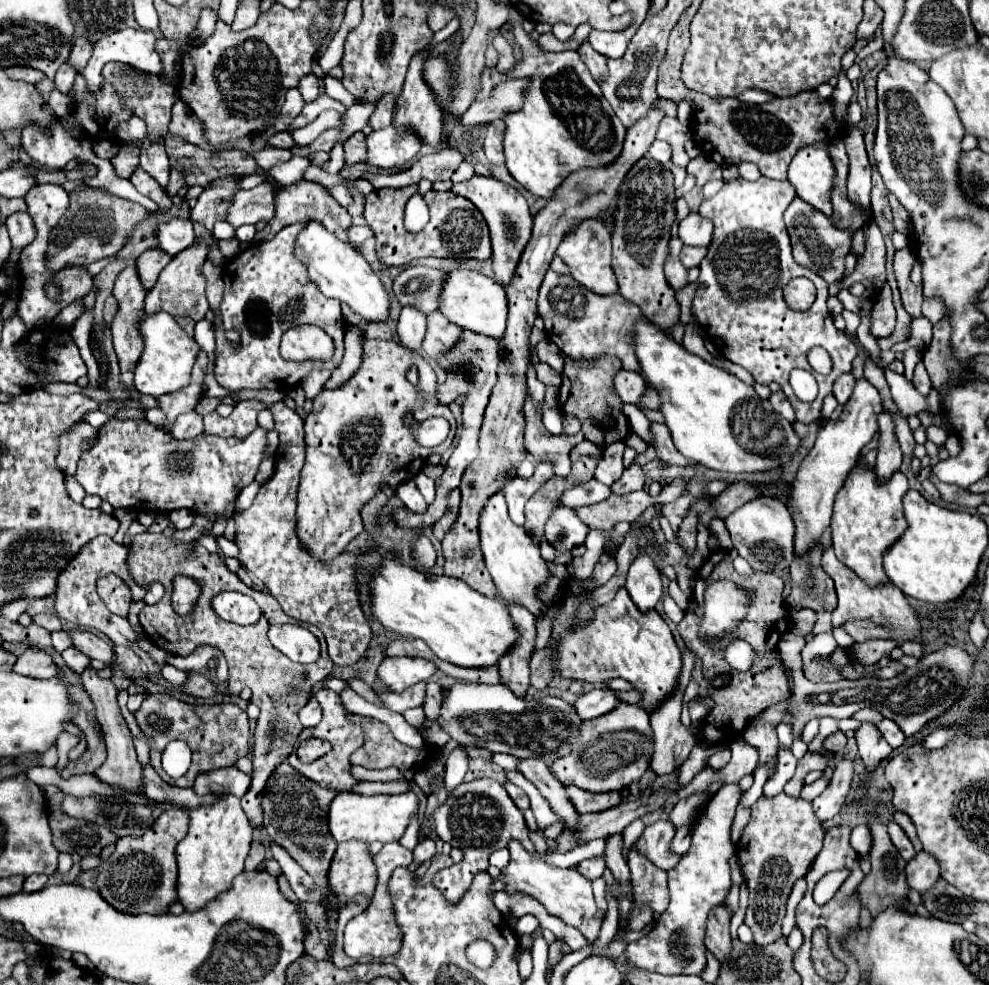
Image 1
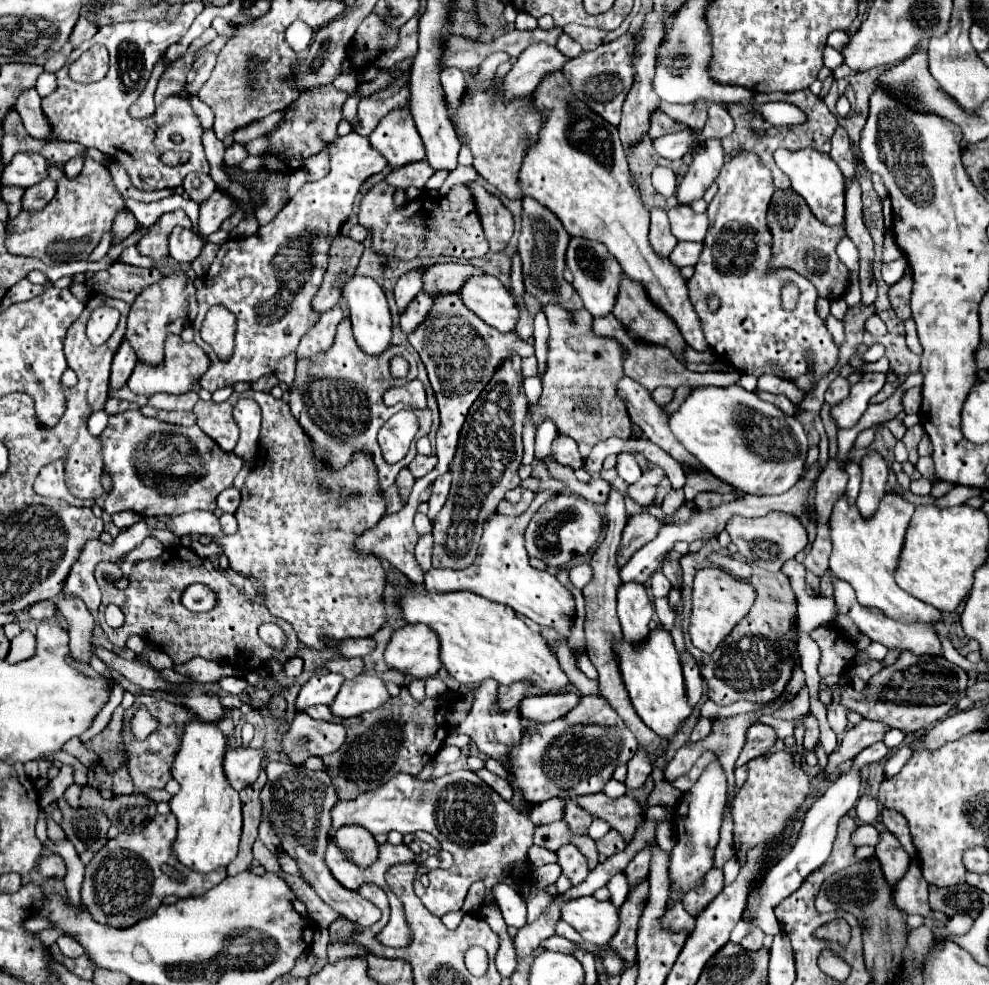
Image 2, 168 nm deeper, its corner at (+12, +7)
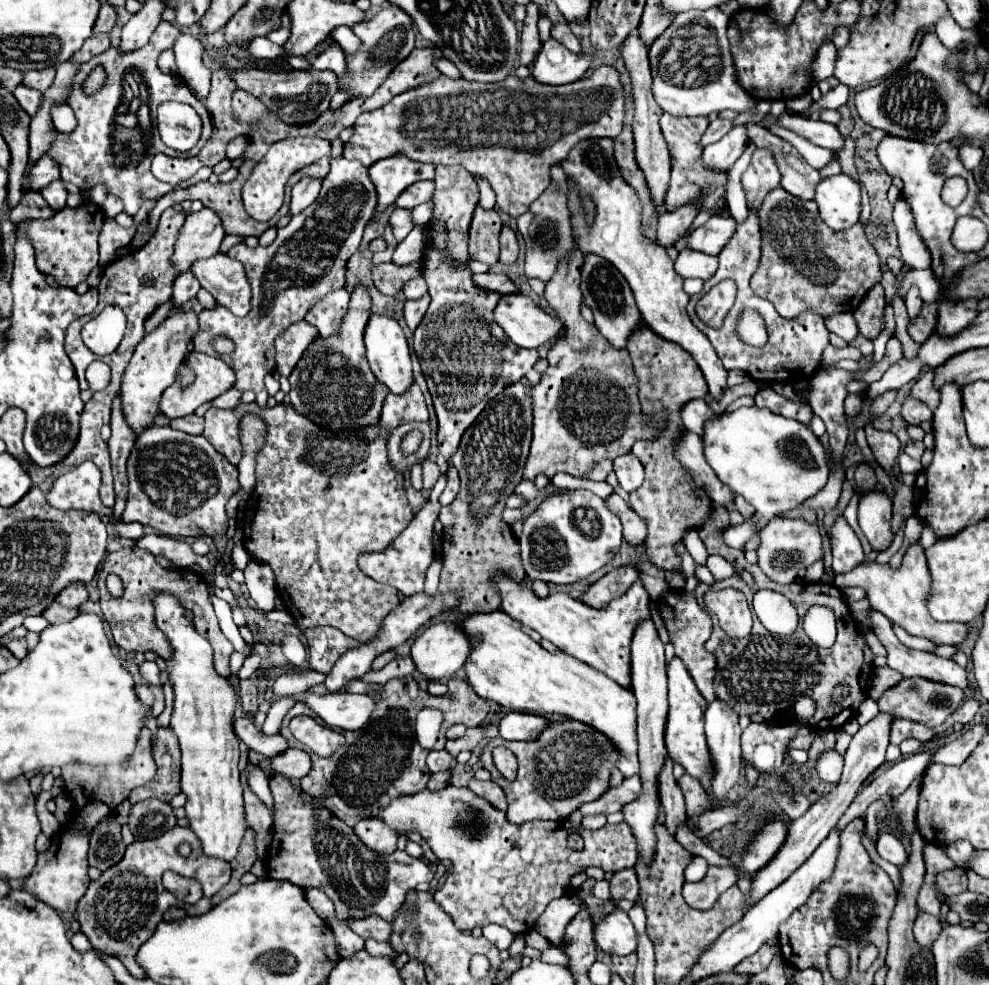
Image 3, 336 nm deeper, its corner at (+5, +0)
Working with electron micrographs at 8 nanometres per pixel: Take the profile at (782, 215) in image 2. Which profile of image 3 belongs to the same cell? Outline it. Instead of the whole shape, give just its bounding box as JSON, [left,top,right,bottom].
[751,188,881,318]

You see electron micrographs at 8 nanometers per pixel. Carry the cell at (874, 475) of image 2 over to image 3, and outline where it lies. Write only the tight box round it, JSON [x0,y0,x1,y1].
[859,492,891,550]

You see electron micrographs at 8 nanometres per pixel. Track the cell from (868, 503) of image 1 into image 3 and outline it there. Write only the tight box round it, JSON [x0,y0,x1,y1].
[833,540,967,646]

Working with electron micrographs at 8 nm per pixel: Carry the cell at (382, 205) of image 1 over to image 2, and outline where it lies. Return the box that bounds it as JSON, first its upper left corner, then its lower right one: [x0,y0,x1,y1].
[358,181,488,259]

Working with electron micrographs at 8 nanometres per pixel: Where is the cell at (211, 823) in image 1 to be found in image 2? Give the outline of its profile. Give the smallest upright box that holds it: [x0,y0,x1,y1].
[170,717,242,873]

